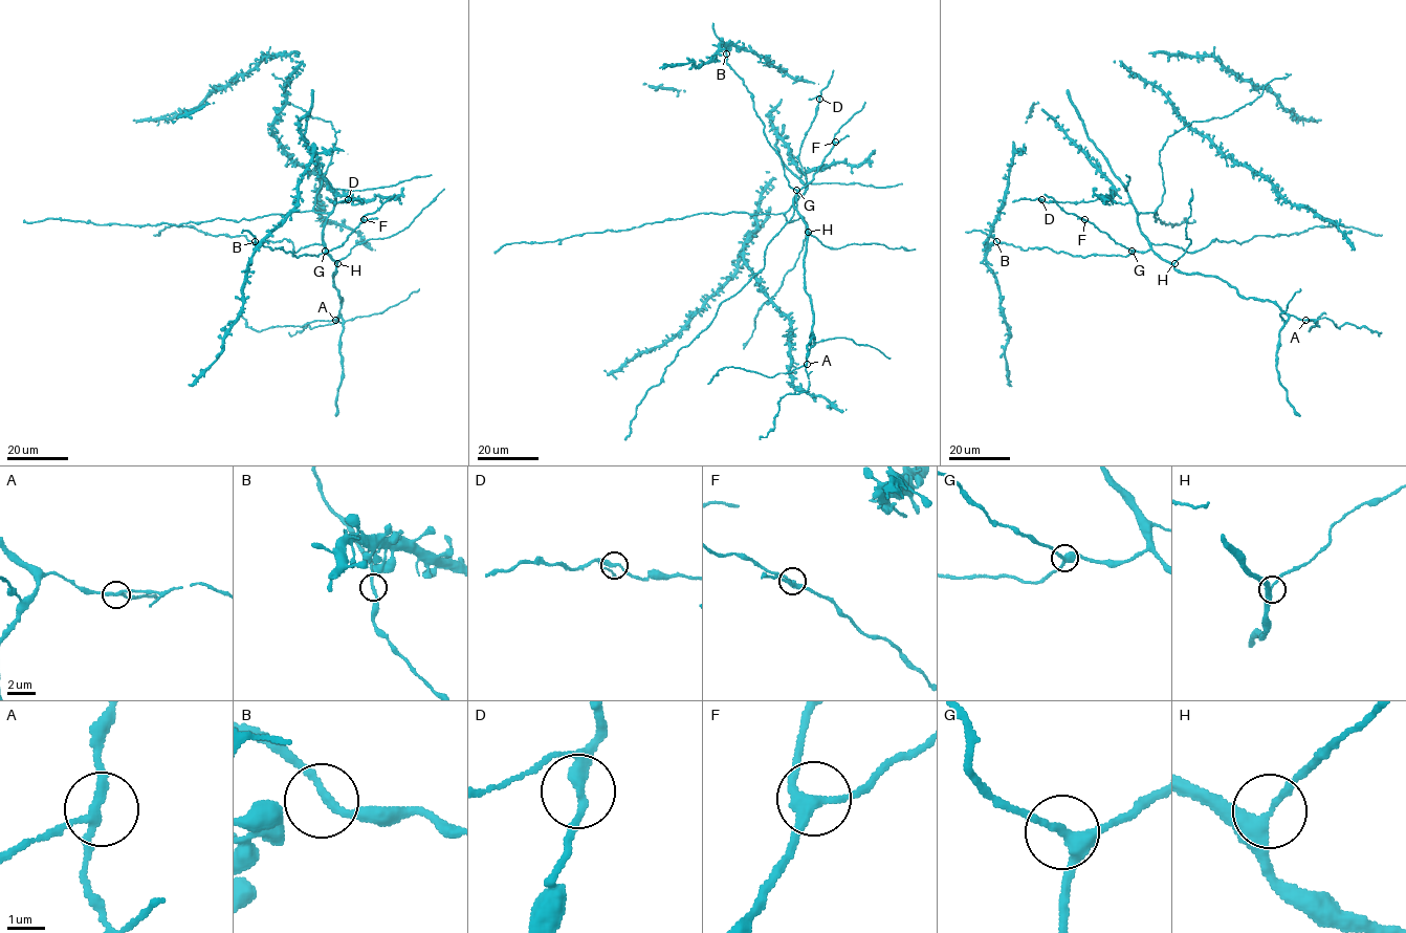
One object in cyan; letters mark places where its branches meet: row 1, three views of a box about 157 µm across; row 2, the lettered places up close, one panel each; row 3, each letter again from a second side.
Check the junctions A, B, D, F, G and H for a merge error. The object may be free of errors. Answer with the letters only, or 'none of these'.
none of these

